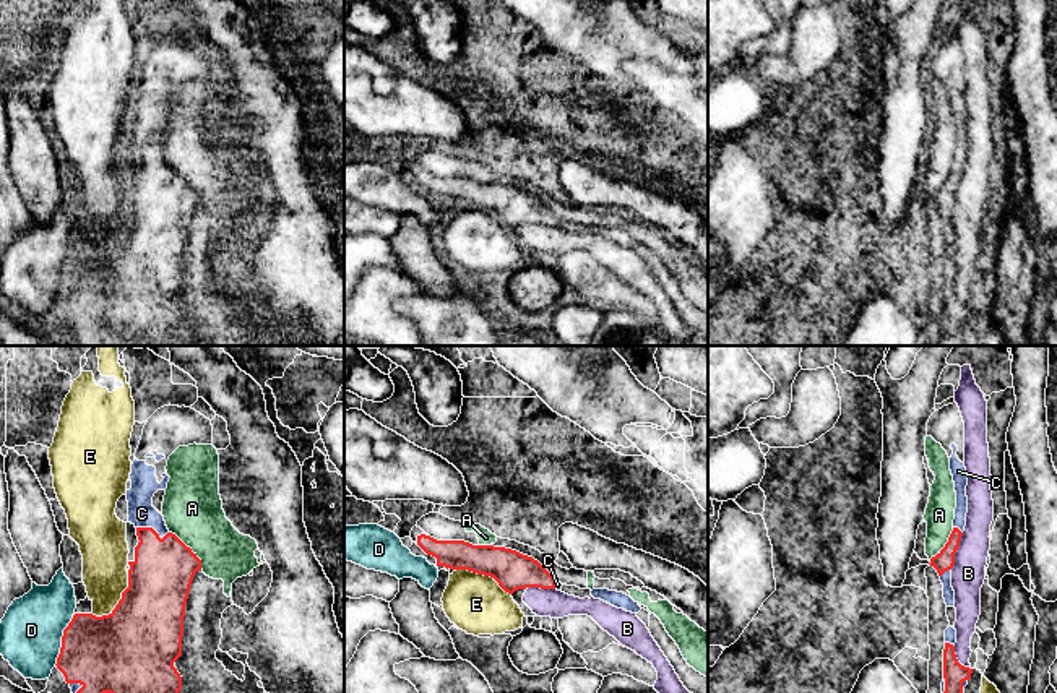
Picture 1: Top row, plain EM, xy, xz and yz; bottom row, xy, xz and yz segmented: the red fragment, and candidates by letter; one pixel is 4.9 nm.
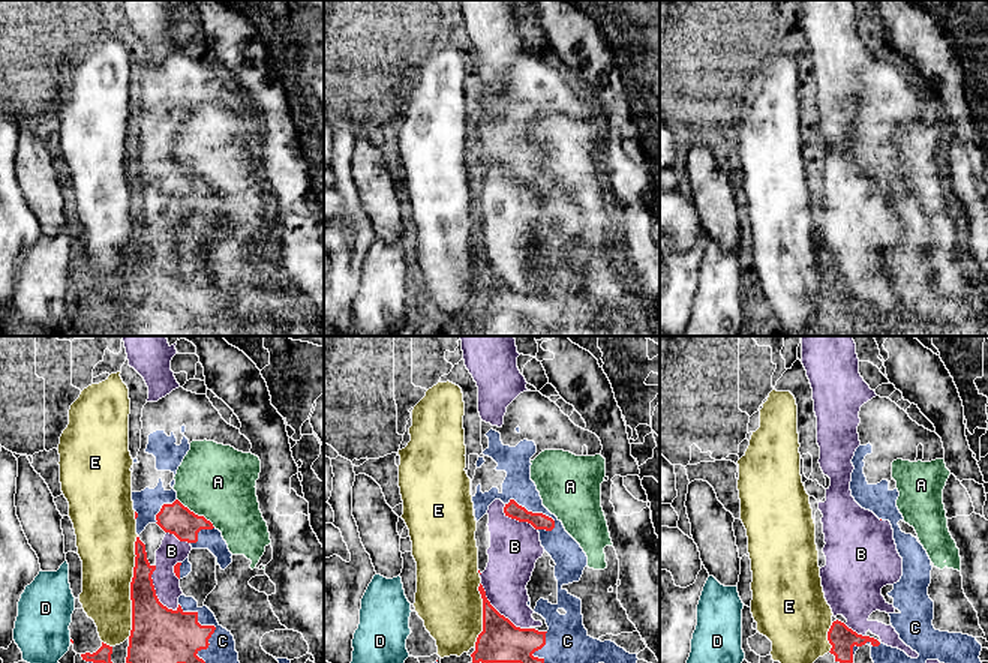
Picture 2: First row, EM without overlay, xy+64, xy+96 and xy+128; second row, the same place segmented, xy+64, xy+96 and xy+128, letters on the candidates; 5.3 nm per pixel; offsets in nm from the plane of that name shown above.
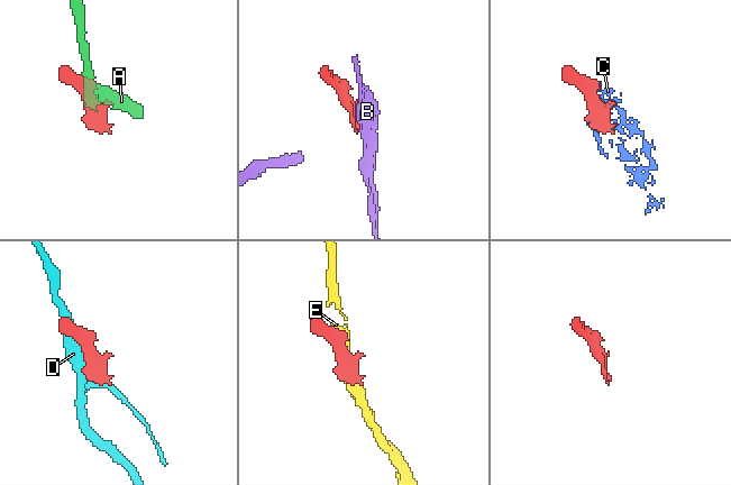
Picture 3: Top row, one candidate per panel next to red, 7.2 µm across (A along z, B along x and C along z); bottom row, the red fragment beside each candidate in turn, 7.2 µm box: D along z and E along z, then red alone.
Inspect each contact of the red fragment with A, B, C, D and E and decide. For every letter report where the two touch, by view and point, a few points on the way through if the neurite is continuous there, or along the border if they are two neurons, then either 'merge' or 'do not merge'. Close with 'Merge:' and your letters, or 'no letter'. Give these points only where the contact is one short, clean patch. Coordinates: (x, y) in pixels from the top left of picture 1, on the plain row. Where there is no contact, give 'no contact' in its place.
A: contact xy (190, 185); do not merge
B: contact yz (957, 185); do not merge
C: contact xy (153, 166); merge
D: contact xy (62, 276); do not merge
E: contact xy (120, 236); do not merge
Merge: C

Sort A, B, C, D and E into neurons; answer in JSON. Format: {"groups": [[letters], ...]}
{"groups": [["A"], ["B"], ["C"], ["D"], ["E"]]}

